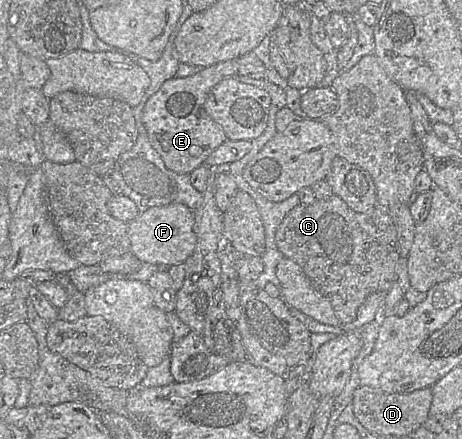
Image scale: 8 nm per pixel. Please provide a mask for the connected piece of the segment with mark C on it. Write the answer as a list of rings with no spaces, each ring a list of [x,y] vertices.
[[[332,194],[311,204],[299,203],[291,209],[276,231],[276,245],[284,256],[294,260],[311,280],[314,287],[326,297],[340,323],[353,322],[360,306],[375,292],[387,294],[395,281],[400,258],[397,231],[388,207],[376,205],[371,211],[358,213],[339,196]]]

